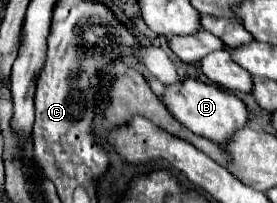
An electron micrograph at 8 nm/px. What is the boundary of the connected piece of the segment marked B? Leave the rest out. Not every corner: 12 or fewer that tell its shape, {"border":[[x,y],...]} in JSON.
{"border":[[195,78],[163,102],[191,132],[217,144],[245,128],[235,94]]}

